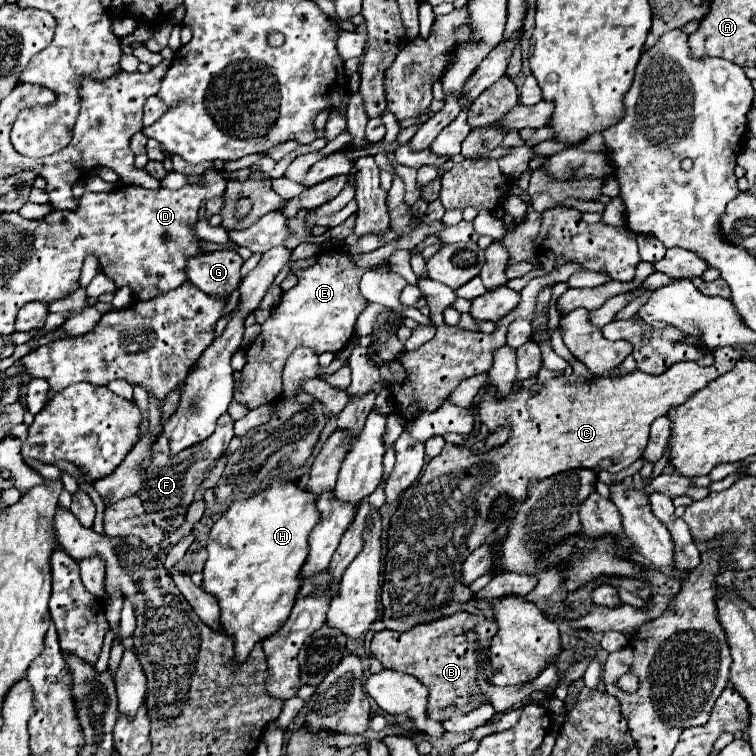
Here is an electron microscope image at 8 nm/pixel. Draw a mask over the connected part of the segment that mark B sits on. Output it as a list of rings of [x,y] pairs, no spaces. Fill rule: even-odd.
[[[469,612],[453,614],[445,620],[433,622],[433,624],[419,624],[413,626],[407,632],[393,632],[393,630],[381,630],[371,640],[371,652],[373,656],[389,670],[411,674],[419,678],[429,688],[429,706],[427,710],[443,710],[451,704],[457,704],[461,710],[471,710],[467,704],[467,698],[471,694],[477,696],[477,700],[487,700],[481,690],[477,688],[475,676],[477,676],[477,652],[467,644],[463,630],[475,630],[479,634],[481,648],[489,646],[489,638],[497,632],[497,624],[485,616],[475,616]]]

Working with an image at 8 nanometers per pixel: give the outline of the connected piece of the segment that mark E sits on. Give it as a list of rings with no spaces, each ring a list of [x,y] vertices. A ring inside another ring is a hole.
[[[333,250],[333,252],[319,254],[317,262],[311,268],[295,272],[295,276],[299,278],[297,286],[283,292],[281,302],[273,308],[271,318],[263,324],[261,334],[255,338],[255,342],[249,346],[249,350],[245,354],[247,362],[241,370],[241,380],[235,384],[233,400],[237,400],[239,404],[245,404],[249,410],[253,410],[261,404],[269,404],[275,398],[279,398],[281,396],[281,376],[283,376],[285,360],[299,346],[313,348],[317,354],[325,354],[325,352],[337,354],[349,344],[349,340],[353,338],[353,328],[355,328],[357,314],[365,308],[365,298],[359,294],[359,278],[365,270],[357,268],[353,262],[355,262],[355,258],[351,254],[345,254],[343,250]]]

